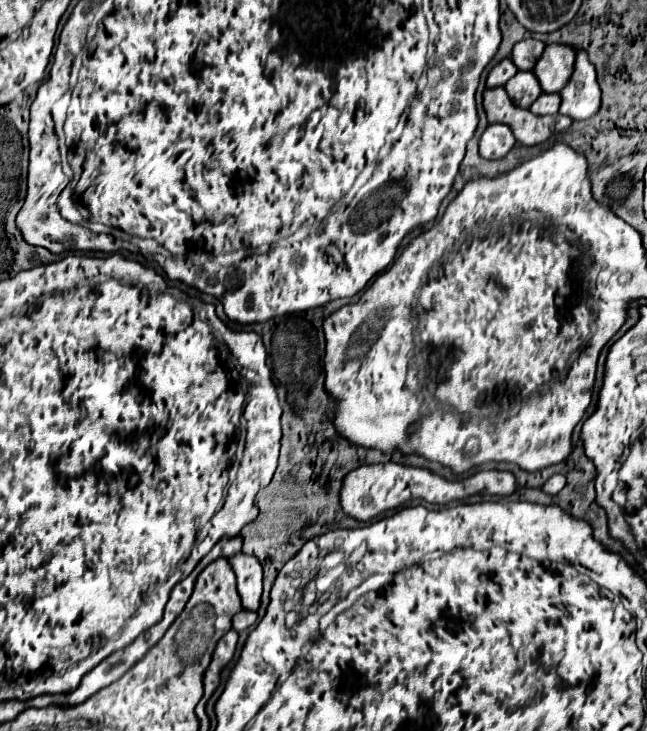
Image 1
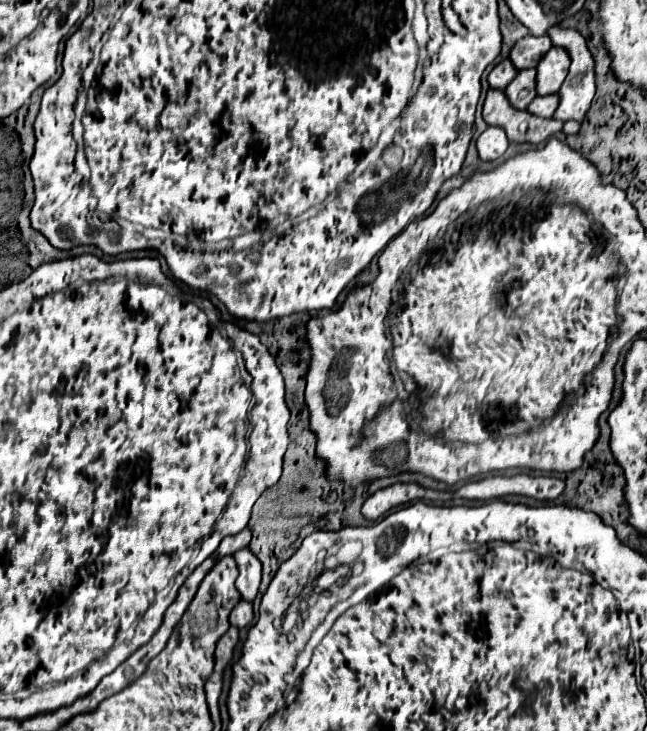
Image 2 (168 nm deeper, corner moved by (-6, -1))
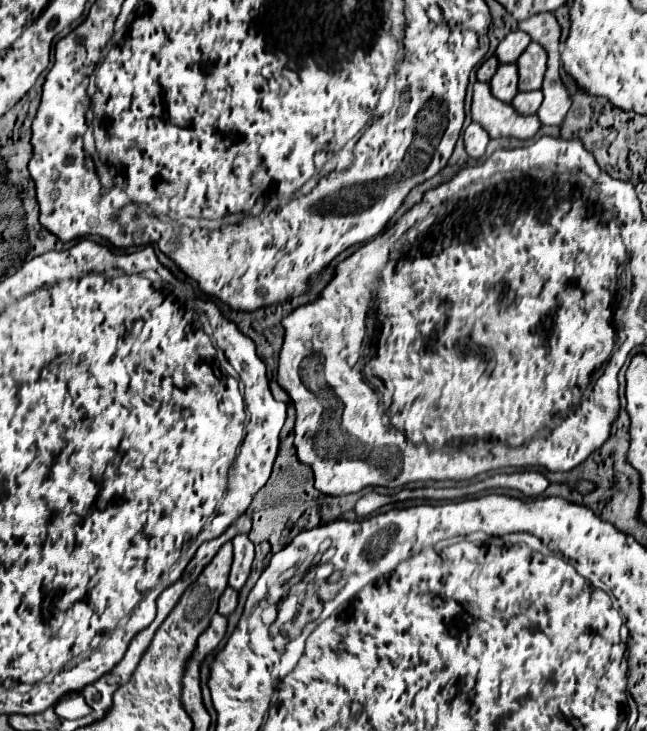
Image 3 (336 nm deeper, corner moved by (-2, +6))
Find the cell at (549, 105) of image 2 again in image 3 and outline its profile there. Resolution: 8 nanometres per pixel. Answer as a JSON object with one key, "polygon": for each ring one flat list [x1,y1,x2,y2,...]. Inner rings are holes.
{"polygon":[[534,90,534,92,518,92,512,100,512,106,520,112,520,114,536,114,538,106,542,104,542,92]]}

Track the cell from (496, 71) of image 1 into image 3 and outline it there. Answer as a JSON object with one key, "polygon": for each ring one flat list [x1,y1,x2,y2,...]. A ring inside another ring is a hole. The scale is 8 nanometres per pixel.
{"polygon":[[494,56,486,58,484,64,482,64,482,66,478,68,478,72,476,72,478,82,490,82,490,78,492,78,494,72,496,72,496,68,498,68,498,60,496,60]]}

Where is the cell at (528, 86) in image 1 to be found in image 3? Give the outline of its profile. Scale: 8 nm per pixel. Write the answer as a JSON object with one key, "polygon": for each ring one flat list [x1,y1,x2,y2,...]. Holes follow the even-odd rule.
{"polygon":[[500,64,490,80,490,92,502,102,510,102,518,92,518,68,514,64]]}

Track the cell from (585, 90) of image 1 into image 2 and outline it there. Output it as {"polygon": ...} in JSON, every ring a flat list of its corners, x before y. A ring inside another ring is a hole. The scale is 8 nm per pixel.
{"polygon":[[552,27,548,31,550,39,552,39,552,45,560,45,564,47,568,53,570,53,570,59,572,59,572,65,570,65,570,73,566,77,566,81,562,83,558,95,560,95,560,105,554,113,554,119,562,119,562,121,568,121,568,119,574,119,574,121,584,121,592,101,594,101,594,95,596,95,596,73,594,73,594,57,586,45,586,39,576,31,576,29,560,29,560,27]]}

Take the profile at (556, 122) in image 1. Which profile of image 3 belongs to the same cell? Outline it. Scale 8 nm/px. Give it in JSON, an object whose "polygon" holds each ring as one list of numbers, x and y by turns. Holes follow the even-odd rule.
{"polygon":[[484,82,474,84,470,112,472,112,472,120,478,122,490,134,490,138,514,136,520,140,528,140,540,128,536,114,534,116,518,114,510,104,494,98,490,94,490,86]]}

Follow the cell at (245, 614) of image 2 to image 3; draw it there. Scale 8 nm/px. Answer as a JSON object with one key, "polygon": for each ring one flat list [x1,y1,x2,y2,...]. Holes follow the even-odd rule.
{"polygon":[[228,586,228,588,222,592,218,612,220,612,222,616,228,616,228,614,232,614,232,612,236,610,236,604,238,604,238,592]]}

